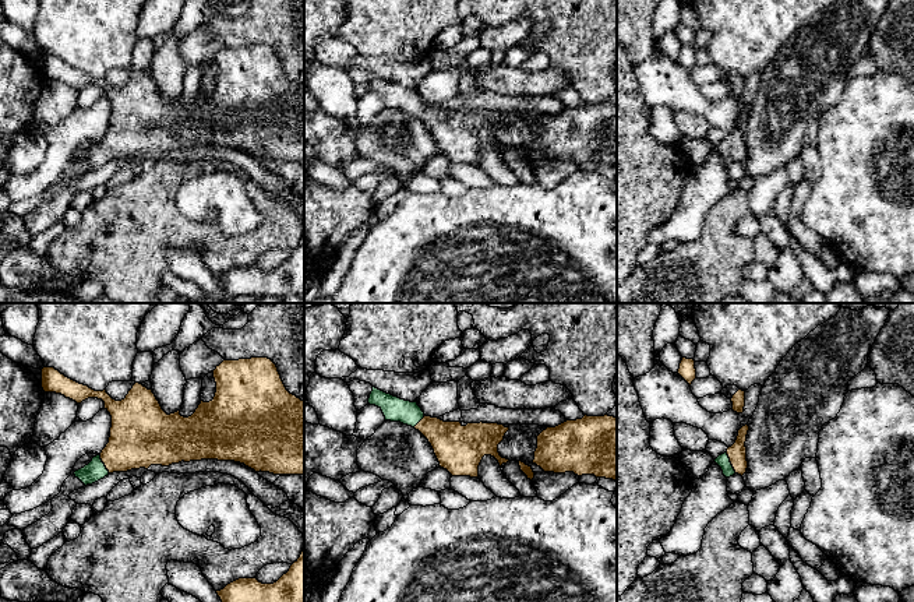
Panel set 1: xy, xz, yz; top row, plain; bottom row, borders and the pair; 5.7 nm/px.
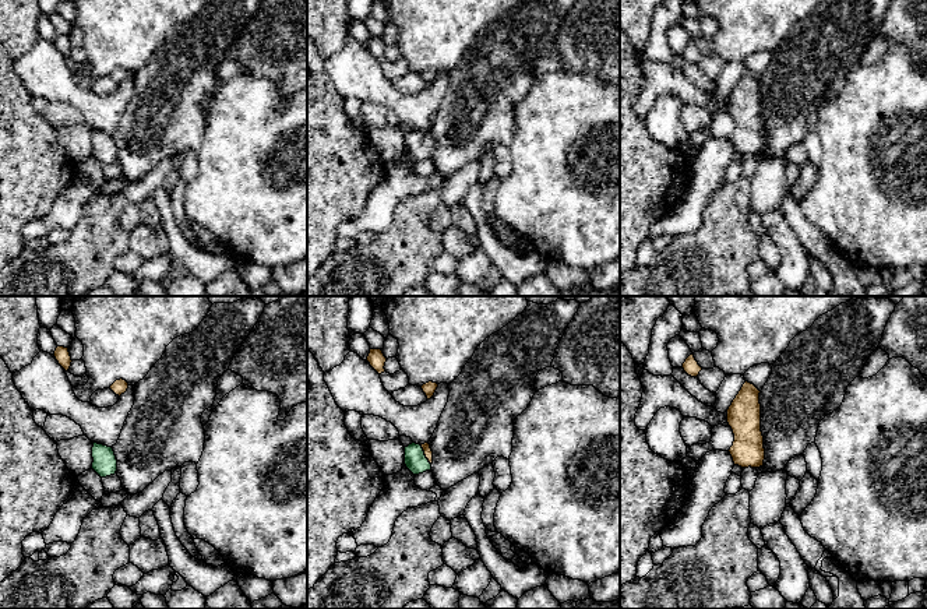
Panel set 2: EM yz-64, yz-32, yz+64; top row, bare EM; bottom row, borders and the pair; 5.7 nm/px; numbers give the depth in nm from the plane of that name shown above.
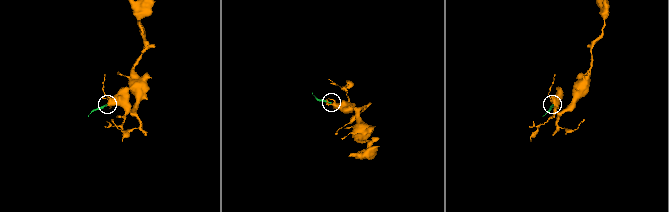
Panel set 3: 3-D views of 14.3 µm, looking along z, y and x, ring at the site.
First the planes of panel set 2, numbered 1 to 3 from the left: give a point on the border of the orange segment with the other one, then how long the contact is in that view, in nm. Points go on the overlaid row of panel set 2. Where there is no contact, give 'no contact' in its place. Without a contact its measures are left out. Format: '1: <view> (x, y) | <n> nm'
1: no contact
2: yz-32 (425, 456) | 130 nm
3: no contact

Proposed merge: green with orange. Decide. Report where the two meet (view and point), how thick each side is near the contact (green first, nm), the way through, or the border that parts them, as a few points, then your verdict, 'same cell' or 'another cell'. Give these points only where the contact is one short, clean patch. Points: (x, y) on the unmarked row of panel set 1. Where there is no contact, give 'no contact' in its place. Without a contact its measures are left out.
contact yz (730, 150); calibres 80 and 110 nm; way yz (723, 148), (730, 150), (737, 140); same cell

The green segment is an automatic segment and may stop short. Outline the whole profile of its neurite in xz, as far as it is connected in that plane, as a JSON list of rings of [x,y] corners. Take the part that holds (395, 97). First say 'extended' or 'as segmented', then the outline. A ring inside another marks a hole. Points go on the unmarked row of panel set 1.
extended; [[[373,74],[368,91],[378,94],[385,108],[400,109],[419,117],[431,131],[440,154],[447,156],[452,163],[479,165],[479,152],[484,142],[494,144],[500,154],[509,149],[509,147],[502,145],[498,140],[498,131],[509,117],[504,112],[480,109],[463,113],[460,109],[444,109],[438,105],[426,103],[416,88],[400,87],[375,74]]]

